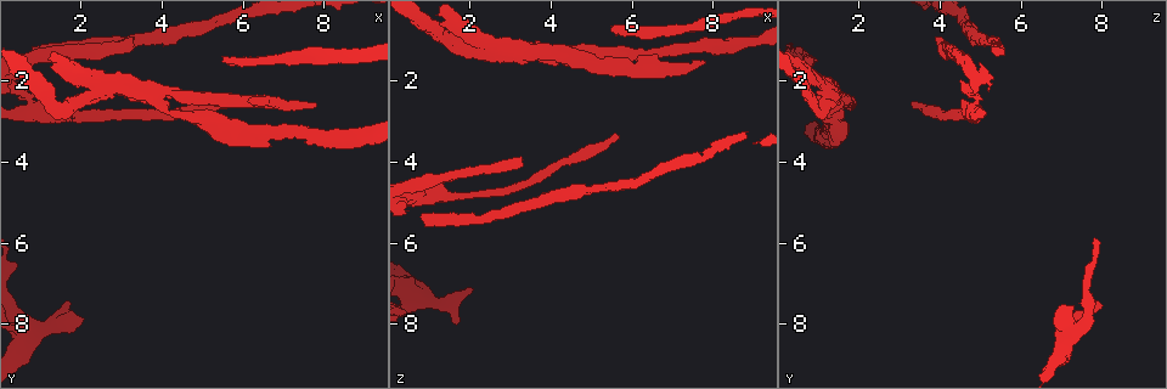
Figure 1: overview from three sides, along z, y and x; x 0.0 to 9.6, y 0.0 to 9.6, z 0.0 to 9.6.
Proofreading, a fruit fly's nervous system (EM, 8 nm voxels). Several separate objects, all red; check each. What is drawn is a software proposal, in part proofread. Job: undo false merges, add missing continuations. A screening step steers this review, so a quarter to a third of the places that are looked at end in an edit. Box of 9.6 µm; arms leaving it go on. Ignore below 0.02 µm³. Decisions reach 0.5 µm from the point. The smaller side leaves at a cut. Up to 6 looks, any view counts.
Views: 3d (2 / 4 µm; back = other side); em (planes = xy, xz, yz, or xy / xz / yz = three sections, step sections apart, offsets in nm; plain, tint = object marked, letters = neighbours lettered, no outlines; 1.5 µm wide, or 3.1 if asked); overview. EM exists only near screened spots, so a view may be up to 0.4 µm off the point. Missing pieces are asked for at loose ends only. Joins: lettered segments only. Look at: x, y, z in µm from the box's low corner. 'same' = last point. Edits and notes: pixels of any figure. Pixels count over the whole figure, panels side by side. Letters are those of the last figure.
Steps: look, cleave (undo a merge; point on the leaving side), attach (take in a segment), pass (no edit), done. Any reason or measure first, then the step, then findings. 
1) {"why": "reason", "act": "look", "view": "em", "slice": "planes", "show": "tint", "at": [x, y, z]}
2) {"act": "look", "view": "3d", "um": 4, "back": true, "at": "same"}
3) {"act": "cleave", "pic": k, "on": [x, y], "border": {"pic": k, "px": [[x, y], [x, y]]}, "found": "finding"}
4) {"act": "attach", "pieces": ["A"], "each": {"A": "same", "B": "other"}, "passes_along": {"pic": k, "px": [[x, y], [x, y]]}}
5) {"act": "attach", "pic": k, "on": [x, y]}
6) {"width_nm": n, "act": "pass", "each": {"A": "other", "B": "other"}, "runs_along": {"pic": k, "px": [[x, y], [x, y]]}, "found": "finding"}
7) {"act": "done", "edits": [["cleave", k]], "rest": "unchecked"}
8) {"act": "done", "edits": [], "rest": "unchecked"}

{"why": "an open end", "act": "look", "view": "em", "slice": "planes", "show": "letters", "at": [2.05, 7.85, 7.20]}

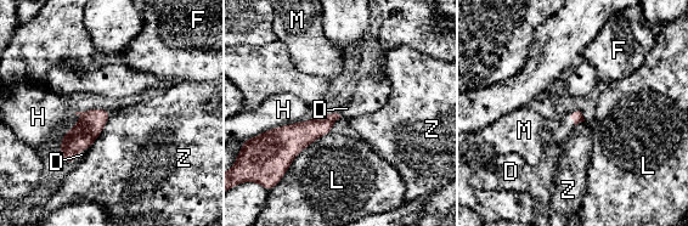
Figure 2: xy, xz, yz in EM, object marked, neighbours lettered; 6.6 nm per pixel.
{"act": "attach", "pieces": ["D"], "each": {"D": "same", "F": "other", "H": "other", "L": "other", "M": "other", "Z": "other"}, "passes_along": {"pic": 2, "px": [[577, 117], [570, 117], [557, 136]]}, "found": "it goes on there"}

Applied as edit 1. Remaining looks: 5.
{"why": "branch stops here", "act": "look", "view": "em", "slice": "xy", "step": 8, "show": "letters", "at": [0.80, 1.40, 5.45]}

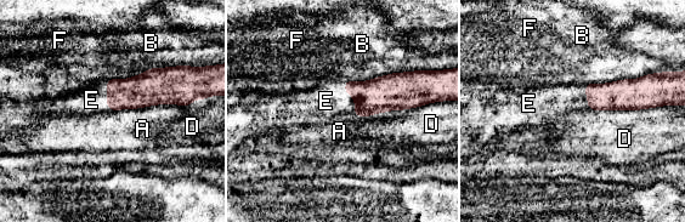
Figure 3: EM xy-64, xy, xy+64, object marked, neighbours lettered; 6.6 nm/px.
{"width_nm": 110, "act": "attach", "pieces": ["E"], "each": {"A": "other", "B": "other", "D": "other", "E": "same", "F": "other"}, "passes_along": {"pic": 3, "px": [[389, 92], [352, 96], [326, 101]]}, "found": "it goes on there"}

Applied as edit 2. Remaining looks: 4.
{"why": "free end", "act": "look", "view": "em", "slice": "xy", "step": 8, "show": "tint", "at": [5.45, 1.40, 0.70]}

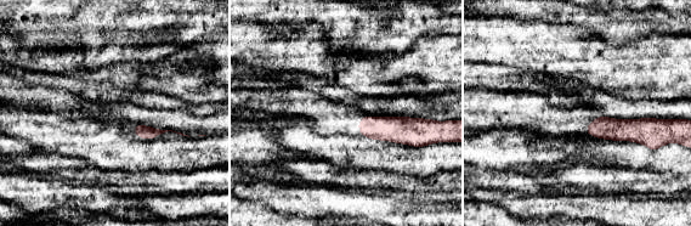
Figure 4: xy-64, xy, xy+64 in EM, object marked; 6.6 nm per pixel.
{"act": "look", "view": "em", "slice": "yz", "step": 8, "show": "letters", "at": "same"}

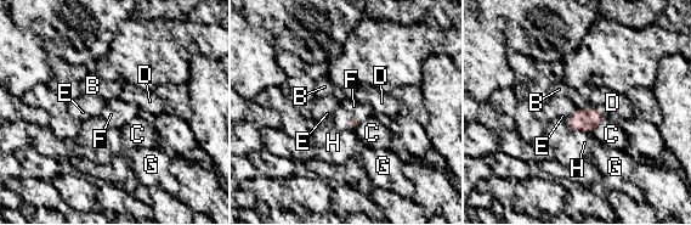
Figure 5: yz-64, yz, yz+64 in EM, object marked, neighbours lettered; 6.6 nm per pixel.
{"act": "attach", "pieces": ["F"], "each": {"B": "other", "C": "other", "D": "other", "E": "other", "F": "same", "G": "other", "H": "other"}, "passes_along": {"pic": 5, "px": [[583, 121], [583, 111], [601, 111]]}, "found": "it goes on there"}

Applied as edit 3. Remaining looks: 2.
{"act": "done", "edits": [["attach", 2], ["attach", 3], ["attach", 5]], "rest": "unchecked"}

